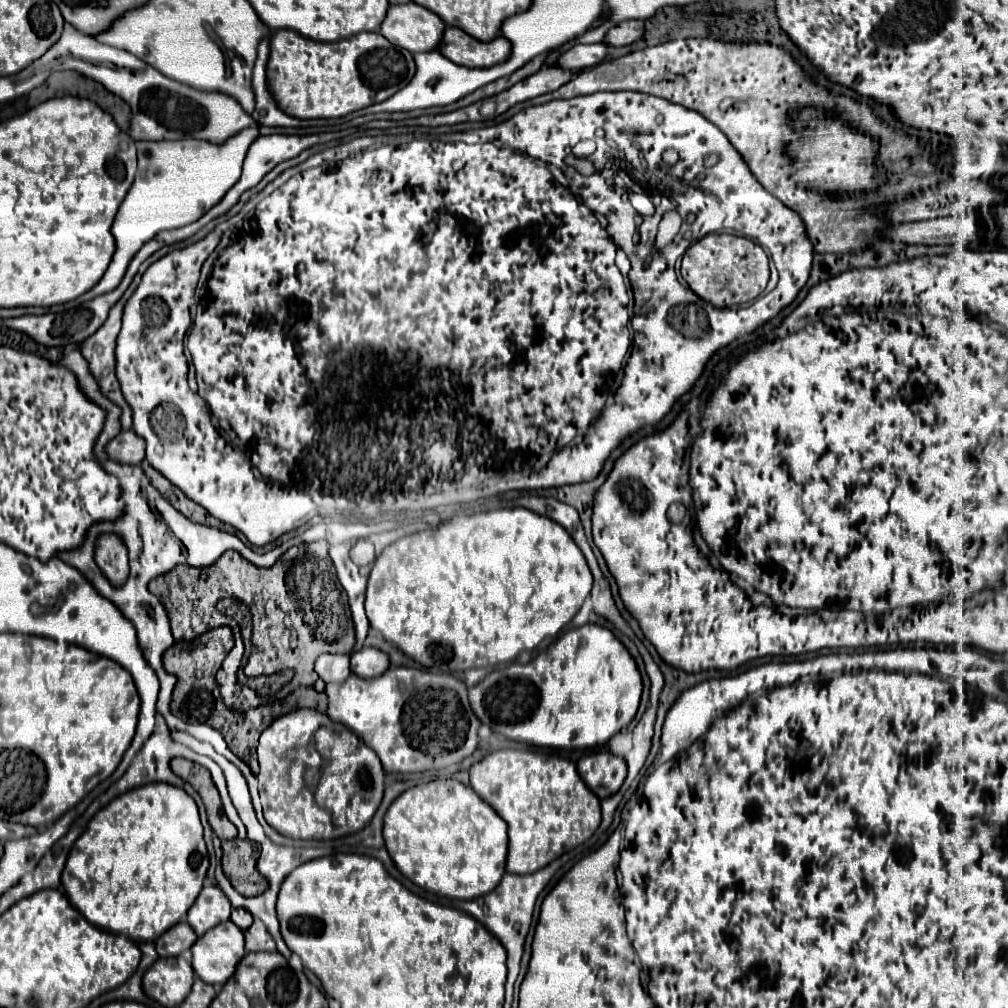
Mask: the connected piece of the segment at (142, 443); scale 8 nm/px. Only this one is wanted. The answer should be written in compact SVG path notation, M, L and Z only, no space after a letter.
M120 432L108 446L108 454L122 464L140 464L146 458L146 440L136 432Z

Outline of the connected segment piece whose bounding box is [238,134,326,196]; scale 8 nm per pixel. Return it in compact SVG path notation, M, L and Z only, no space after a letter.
M324 134L258 136L258 140L254 140L254 144L250 146L250 152L246 154L246 164L242 168L242 180L238 180L240 182L240 196L248 188L256 186L276 164L296 158L302 150L312 148L314 144L322 144L322 142L326 142Z

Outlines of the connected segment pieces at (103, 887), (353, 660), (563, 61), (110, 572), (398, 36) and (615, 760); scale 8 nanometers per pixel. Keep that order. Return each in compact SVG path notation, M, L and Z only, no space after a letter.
M158 782L128 790L96 812L70 850L62 890L96 928L146 942L186 916L206 872L208 852L196 802L182 788Z
M362 648L350 656L350 668L360 678L382 676L388 668L388 656L378 648Z
M598 42L598 44L574 44L574 48L570 48L568 52L564 52L558 58L558 64L562 70L570 70L570 72L580 72L582 68L590 68L596 66L598 62L602 62L608 54L606 44Z
M102 536L96 548L96 564L112 586L122 586L128 578L128 552L118 536Z
M408 2L388 8L380 34L408 52L430 52L436 50L438 40L442 38L442 28L444 22L440 16L424 6Z
M610 752L588 754L578 760L578 774L586 786L602 800L620 790L626 778L626 762Z

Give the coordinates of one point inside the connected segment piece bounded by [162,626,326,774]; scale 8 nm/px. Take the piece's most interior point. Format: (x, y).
(196, 699)

